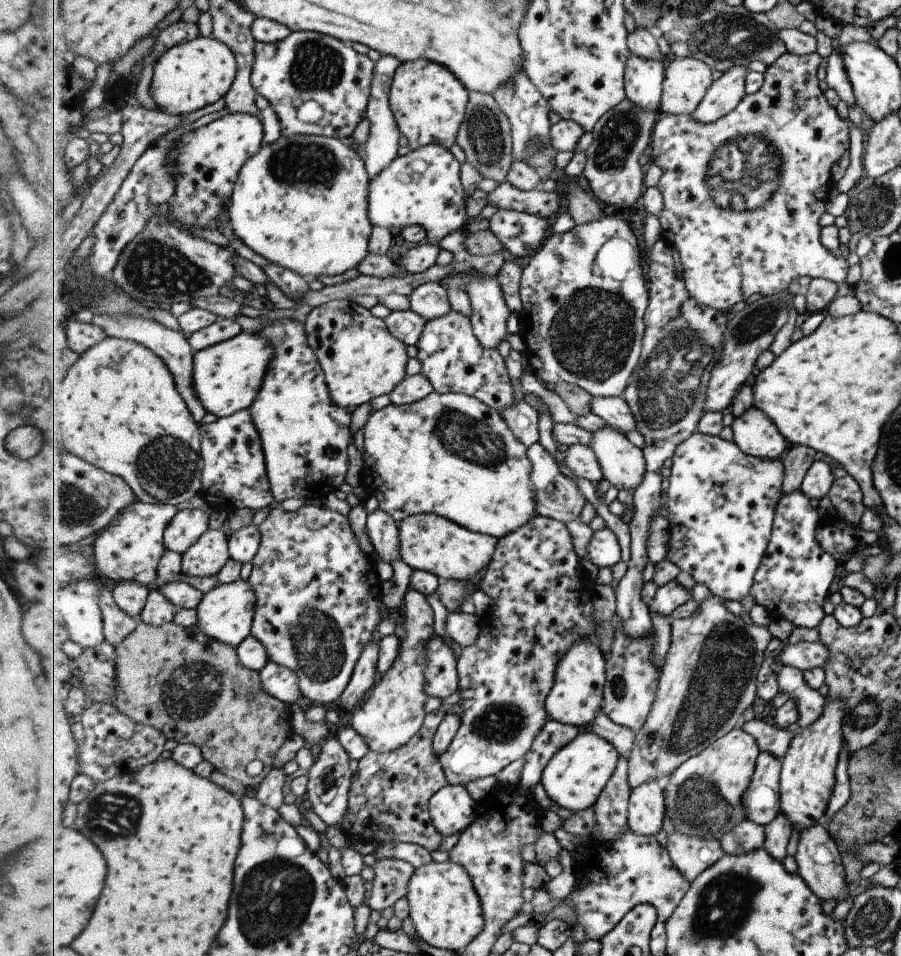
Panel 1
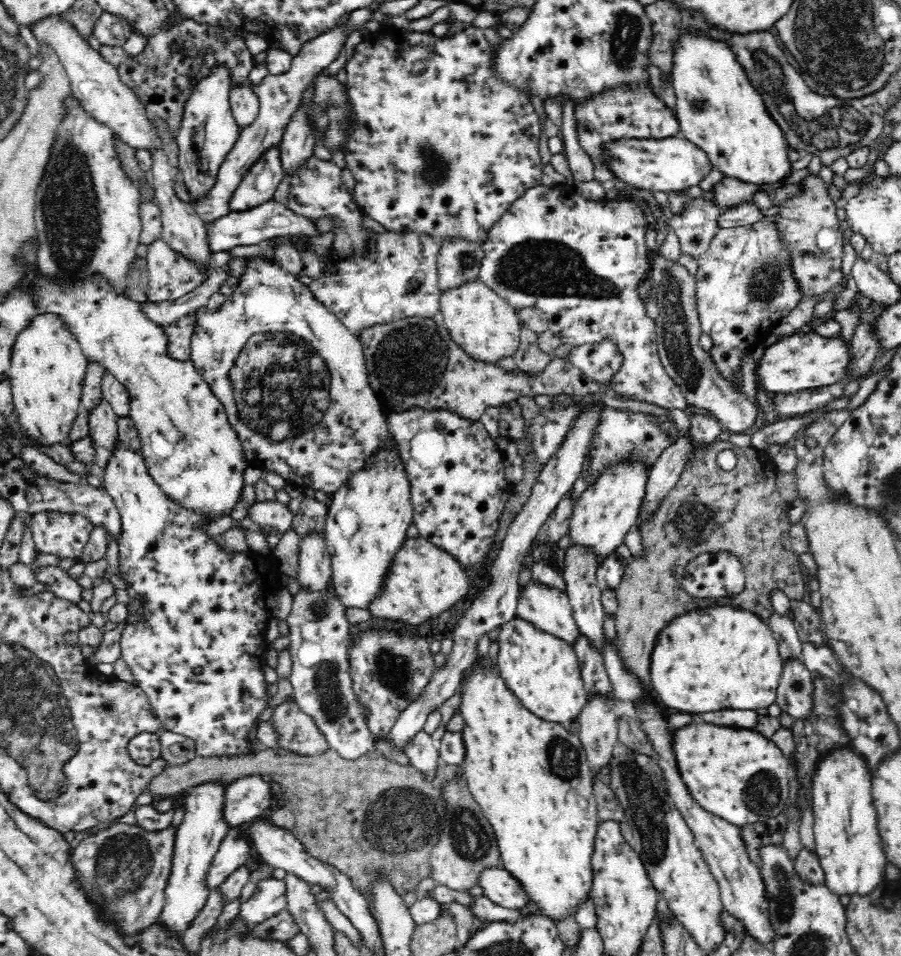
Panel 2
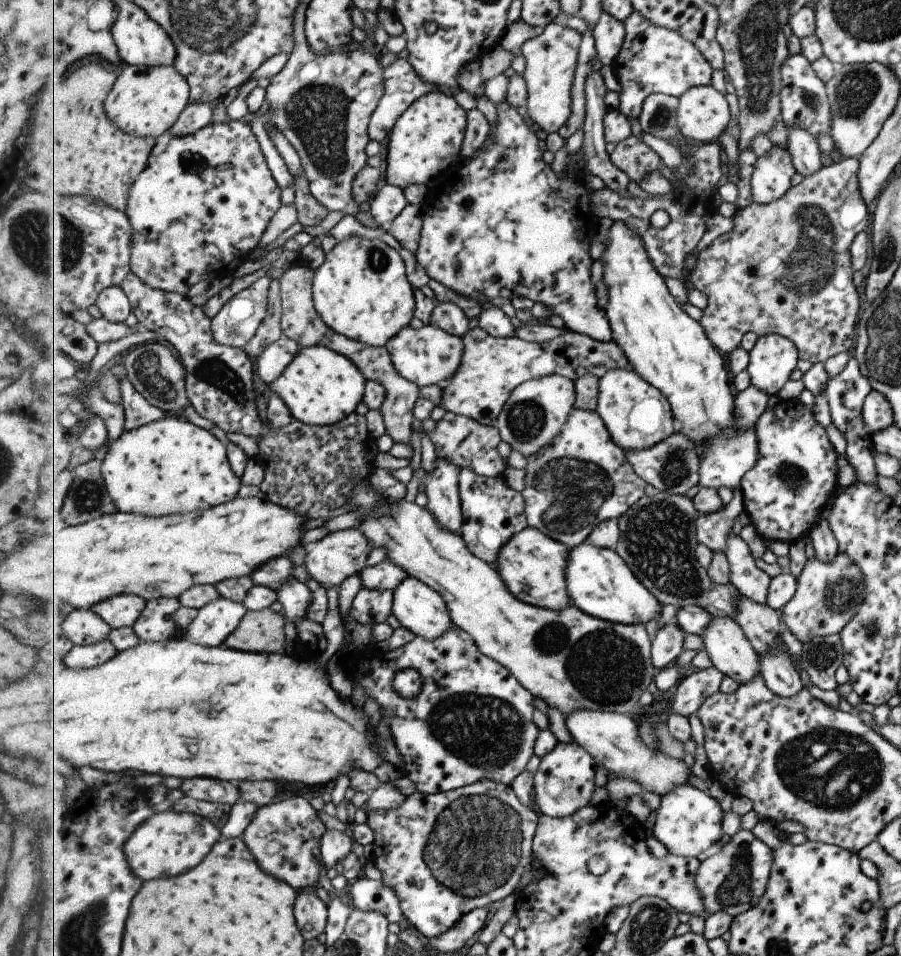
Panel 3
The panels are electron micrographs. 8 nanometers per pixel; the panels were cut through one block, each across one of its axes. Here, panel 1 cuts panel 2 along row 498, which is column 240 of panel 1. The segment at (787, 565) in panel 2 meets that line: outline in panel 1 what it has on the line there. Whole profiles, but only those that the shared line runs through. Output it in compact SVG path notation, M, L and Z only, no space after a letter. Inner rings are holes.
M139 619L139 624L134 628L134 631L116 647L116 675L118 685L116 688L116 702L113 703L113 705L119 707L121 712L129 715L135 722L158 728L161 732L166 734L168 740L173 739L179 743L196 744L199 748L202 748L205 761L209 761L215 769L219 769L229 778L242 782L251 792L253 792L274 769L274 760L276 759L277 753L295 736L293 723L294 713L292 708L288 708L287 703L278 699L276 696L268 694L267 689L263 686L260 671L247 668L240 661L238 657L238 647L234 647L232 644L225 644L215 637L210 637L206 632L203 632L199 626L193 626L193 628L184 627L171 621L169 624L158 627L147 624L145 621ZM253 760L260 760L264 768L258 775L249 776L247 766L249 766Z

